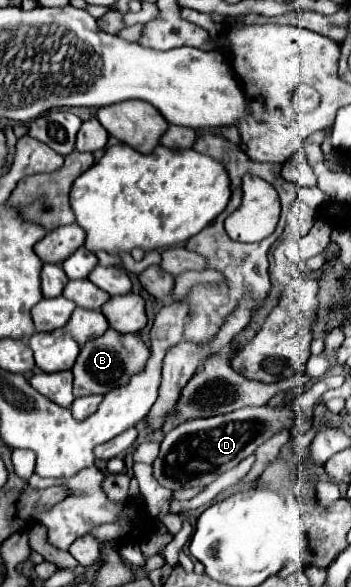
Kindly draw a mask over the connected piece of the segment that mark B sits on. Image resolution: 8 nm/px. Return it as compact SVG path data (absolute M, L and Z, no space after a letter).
M107 329L101 337L87 341L81 347L81 353L77 357L77 363L73 367L73 395L75 397L83 397L83 395L93 395L93 393L109 393L111 389L117 387L125 387L125 383L129 383L129 379L133 375L137 375L137 371L145 369L145 363L149 359L149 347L143 343L139 333L127 333L121 335L113 329Z

